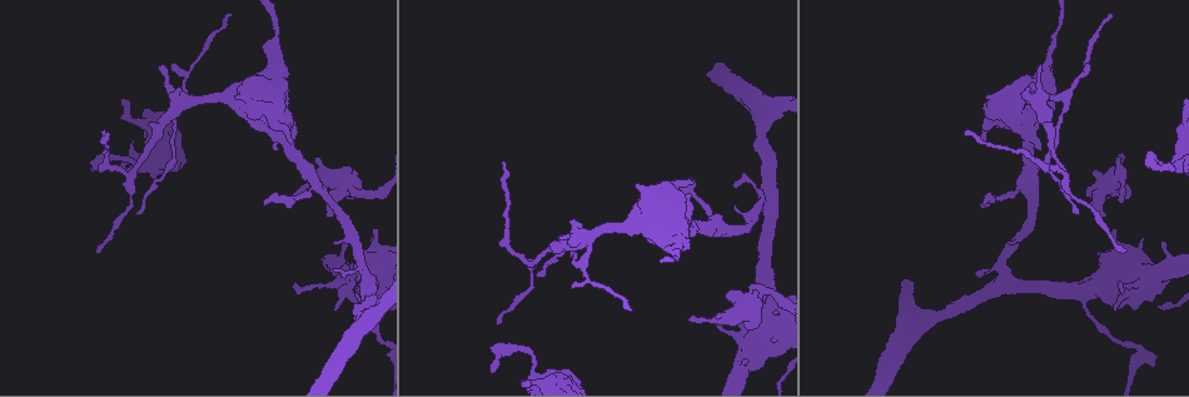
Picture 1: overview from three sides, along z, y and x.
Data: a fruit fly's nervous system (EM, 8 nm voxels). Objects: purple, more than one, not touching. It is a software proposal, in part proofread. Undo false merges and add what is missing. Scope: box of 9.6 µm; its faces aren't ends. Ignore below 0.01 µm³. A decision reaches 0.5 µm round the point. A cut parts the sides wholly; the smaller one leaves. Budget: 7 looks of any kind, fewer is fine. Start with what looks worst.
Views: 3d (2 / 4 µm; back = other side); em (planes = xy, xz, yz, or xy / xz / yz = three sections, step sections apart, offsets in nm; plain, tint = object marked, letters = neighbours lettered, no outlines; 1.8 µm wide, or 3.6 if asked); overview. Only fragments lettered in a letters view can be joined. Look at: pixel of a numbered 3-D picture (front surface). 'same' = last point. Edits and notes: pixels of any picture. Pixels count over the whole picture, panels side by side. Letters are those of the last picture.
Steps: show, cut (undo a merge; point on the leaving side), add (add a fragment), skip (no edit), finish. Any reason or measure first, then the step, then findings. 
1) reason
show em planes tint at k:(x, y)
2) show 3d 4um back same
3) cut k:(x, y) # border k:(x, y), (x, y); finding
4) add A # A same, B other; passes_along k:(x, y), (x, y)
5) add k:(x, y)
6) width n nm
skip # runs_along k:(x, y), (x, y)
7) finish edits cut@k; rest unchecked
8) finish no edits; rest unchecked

stops while still wide
show 3d 4um at 1:(332, 216)

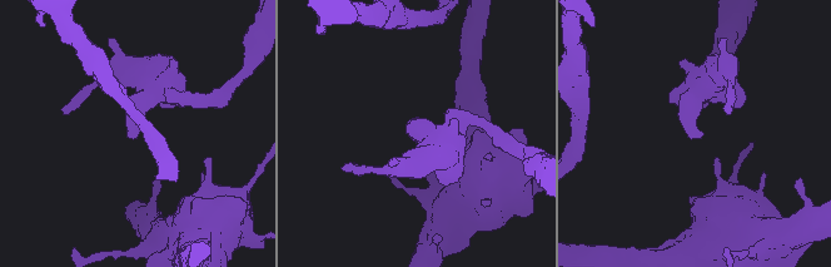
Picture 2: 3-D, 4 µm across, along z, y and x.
now the EM
show em planes letters at 2:(703, 134)

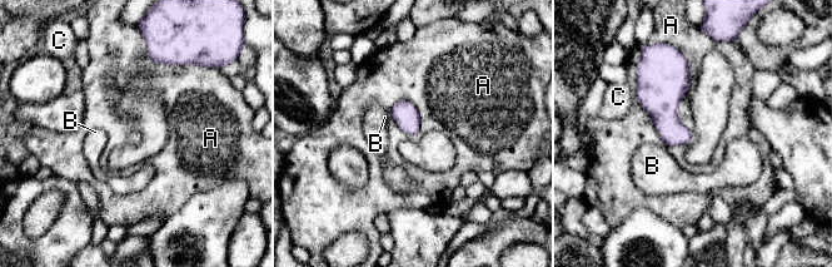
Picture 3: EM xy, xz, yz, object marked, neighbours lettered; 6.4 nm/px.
longest_contact A 550 nm
skip # A other, B other, C other; border 3:(679, 50), (692, 133); none of them fits

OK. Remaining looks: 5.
abrupt turn
show 3d 4um at 1:(132, 161)

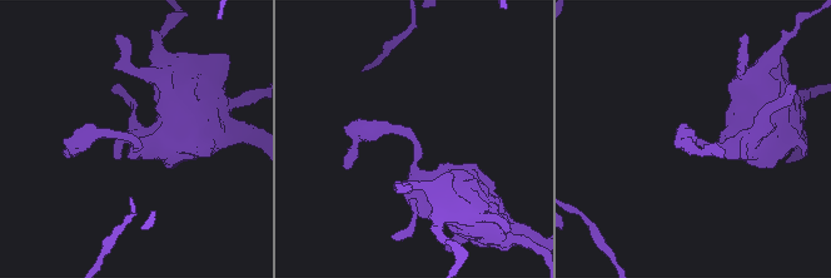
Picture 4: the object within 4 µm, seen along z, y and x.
arm_widths 260, 320 nm; shape alone is not enough
show em yz step 4 tint at 4:(132, 139)

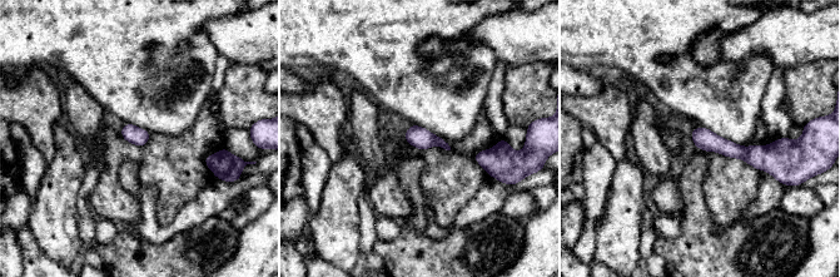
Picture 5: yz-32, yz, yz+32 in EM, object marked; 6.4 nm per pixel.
show em planes letters same

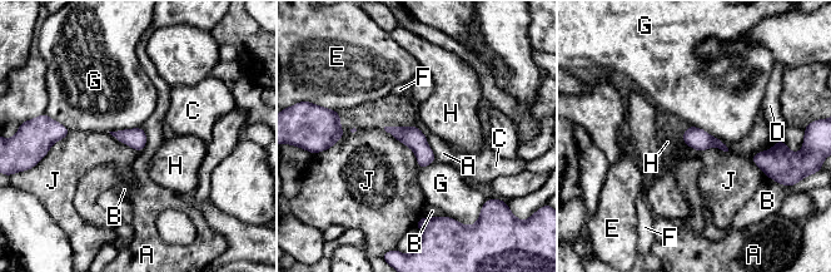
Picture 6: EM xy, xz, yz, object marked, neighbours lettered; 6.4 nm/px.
longest_contact J 340 nm
skip # A other, B other, C other, D other, E other, F other, G other, H other, J other; border 6:(384, 125), (414, 153), (417, 164); one neuron here

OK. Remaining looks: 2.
finish no edits; rest unchecked

